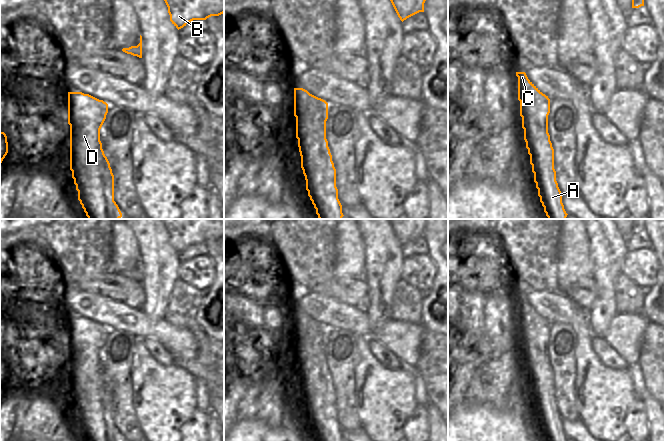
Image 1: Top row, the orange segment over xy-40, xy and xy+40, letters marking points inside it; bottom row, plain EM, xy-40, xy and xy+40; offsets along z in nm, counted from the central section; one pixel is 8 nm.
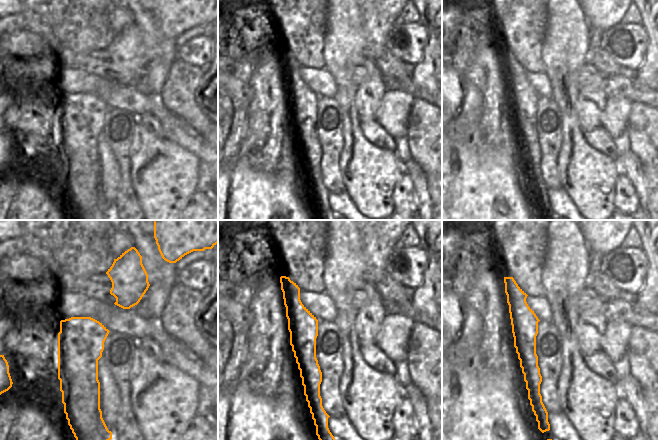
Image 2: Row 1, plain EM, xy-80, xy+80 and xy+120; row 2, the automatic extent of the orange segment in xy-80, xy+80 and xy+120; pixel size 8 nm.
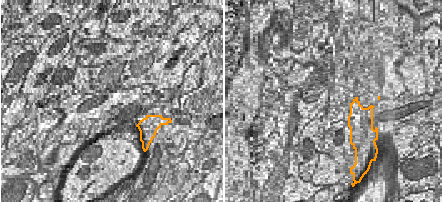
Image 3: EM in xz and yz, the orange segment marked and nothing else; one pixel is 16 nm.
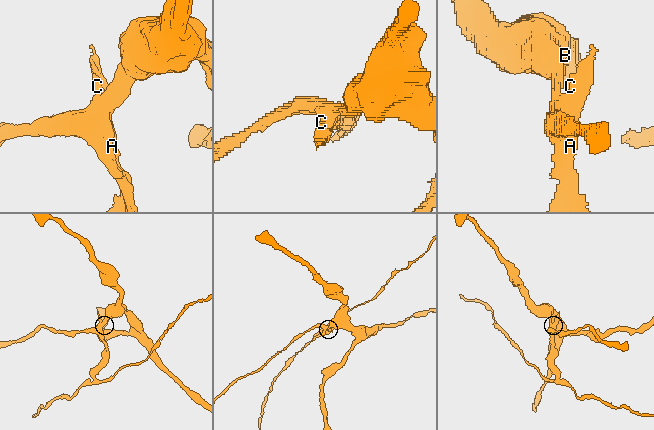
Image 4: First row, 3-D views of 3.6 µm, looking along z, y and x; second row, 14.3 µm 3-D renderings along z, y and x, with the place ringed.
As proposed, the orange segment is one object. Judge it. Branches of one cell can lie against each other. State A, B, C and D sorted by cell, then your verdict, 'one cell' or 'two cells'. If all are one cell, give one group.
groups A C / B D; two cells

